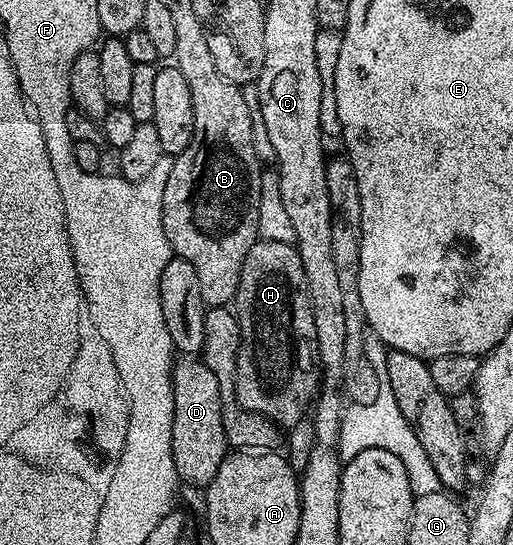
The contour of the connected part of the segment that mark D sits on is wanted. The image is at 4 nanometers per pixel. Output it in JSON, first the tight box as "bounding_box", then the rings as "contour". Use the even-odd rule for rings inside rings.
{"bounding_box":[171,361,230,488],"contour":[[[182,361],[172,371],[174,423],[171,429],[171,452],[177,477],[183,483],[186,481],[202,488],[214,478],[230,447],[226,440],[225,425],[222,424],[221,390],[214,372],[203,361]]]}

